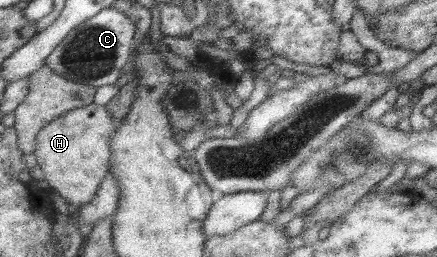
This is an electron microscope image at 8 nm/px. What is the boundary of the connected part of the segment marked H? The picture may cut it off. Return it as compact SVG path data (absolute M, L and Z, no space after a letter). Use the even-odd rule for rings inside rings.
M92 102L60 114L42 127L35 137L33 154L36 155L37 162L44 173L44 179L49 184L50 189L58 192L67 200L67 203L72 203L72 205L83 206L90 203L94 199L100 184L109 173L112 155L109 146L110 138L113 137L120 124L121 121L111 119L111 115L105 106L96 105L96 103Z

